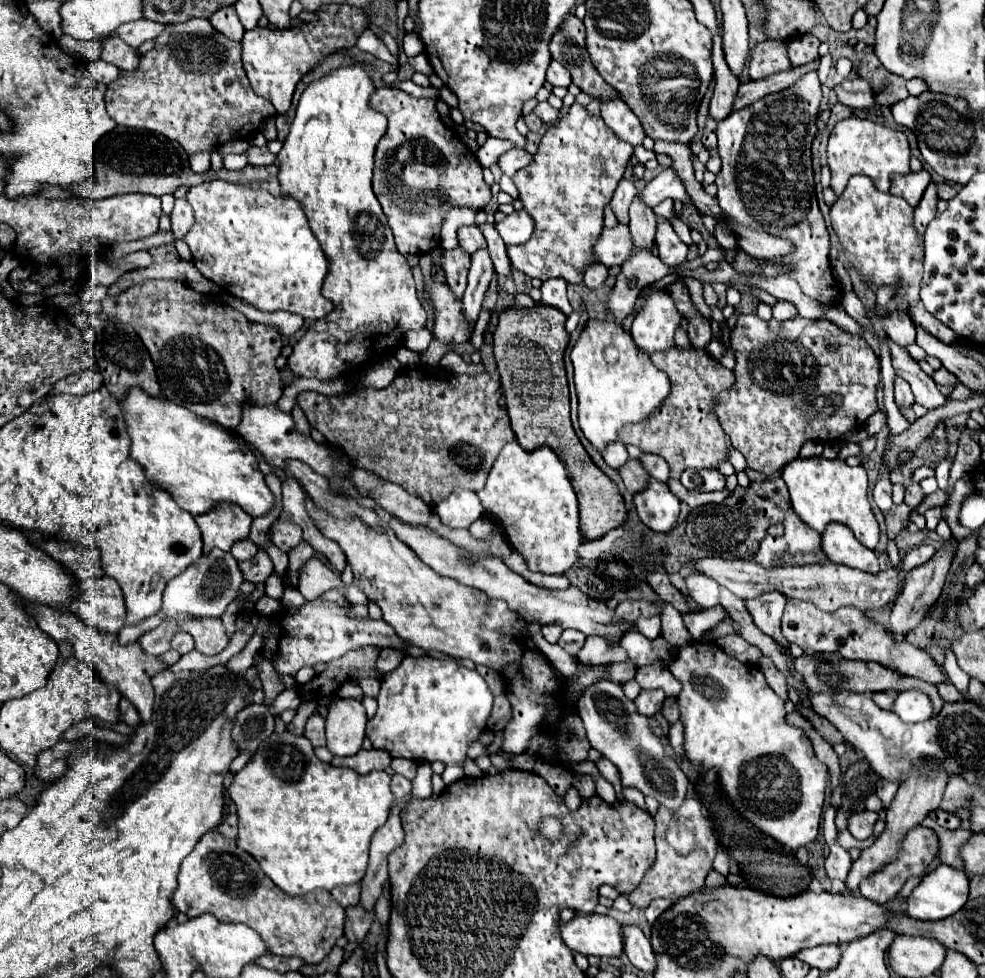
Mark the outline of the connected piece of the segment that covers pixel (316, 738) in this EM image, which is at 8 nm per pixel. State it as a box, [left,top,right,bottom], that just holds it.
[304,714,326,746]

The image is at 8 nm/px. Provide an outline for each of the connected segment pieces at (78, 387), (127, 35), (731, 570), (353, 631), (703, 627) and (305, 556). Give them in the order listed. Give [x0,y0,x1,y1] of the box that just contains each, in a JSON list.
[[46,370,102,398],[118,20,164,48],[696,544,934,612],[262,600,402,676],[684,606,726,640],[288,542,314,584]]

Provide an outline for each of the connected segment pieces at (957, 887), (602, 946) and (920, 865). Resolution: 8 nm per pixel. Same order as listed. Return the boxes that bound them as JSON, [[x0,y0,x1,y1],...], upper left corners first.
[[906,864,968,920],[560,914,622,956],[858,828,940,902]]

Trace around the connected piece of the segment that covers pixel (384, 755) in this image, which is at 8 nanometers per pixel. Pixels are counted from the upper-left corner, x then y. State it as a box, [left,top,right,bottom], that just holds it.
[332,750,392,774]

